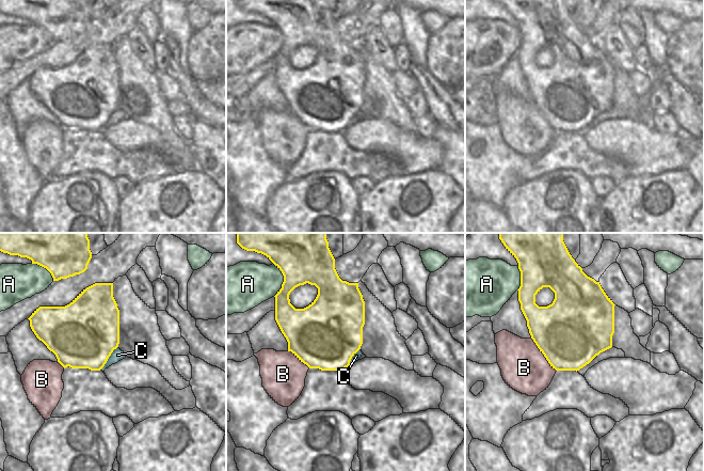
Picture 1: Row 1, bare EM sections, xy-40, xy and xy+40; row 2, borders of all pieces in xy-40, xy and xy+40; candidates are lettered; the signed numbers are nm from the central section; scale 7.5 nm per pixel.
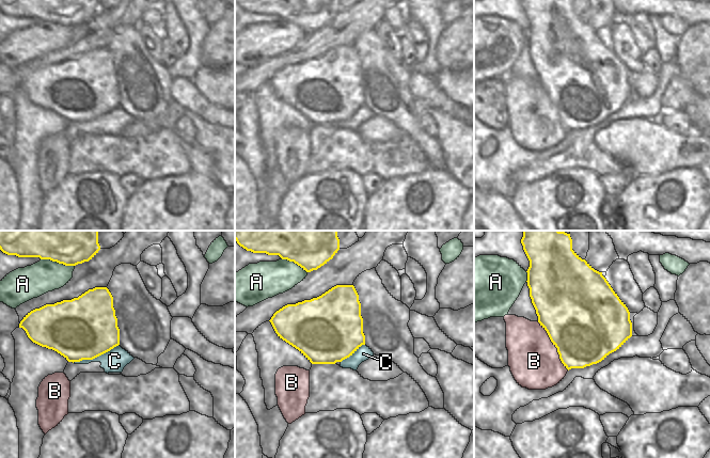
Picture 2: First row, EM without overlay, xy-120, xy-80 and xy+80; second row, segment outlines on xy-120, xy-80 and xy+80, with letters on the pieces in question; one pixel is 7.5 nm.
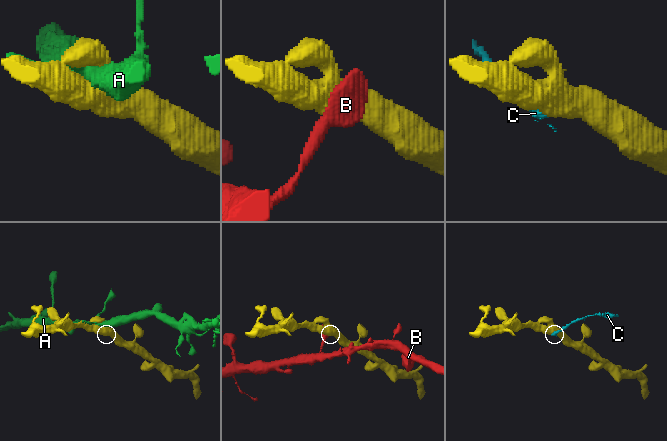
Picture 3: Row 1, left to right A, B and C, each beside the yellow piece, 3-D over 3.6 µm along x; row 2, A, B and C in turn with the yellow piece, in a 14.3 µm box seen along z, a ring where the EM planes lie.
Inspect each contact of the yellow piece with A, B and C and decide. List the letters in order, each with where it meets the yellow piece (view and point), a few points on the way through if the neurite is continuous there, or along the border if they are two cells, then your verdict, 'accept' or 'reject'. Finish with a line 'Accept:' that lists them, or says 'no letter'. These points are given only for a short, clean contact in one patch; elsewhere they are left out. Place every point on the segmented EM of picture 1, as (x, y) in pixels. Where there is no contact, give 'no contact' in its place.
A: meets yellow in xy at (284, 280); reject
B: meets yellow in xy+40 at (543, 354); reject
C: meets yellow in xy-40 at (108, 358); reject
Accept: no letter

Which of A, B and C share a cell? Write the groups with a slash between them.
A / B / C

